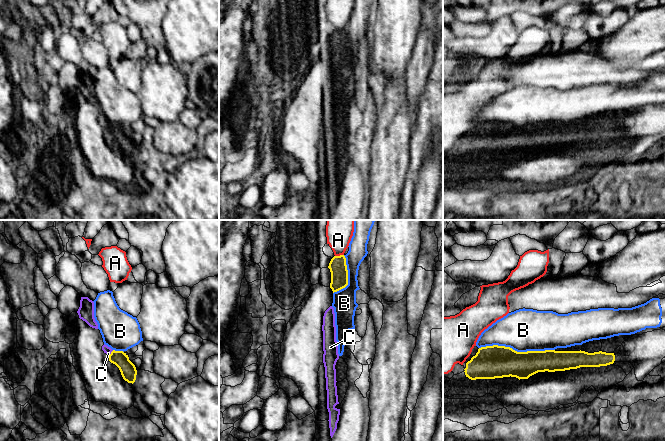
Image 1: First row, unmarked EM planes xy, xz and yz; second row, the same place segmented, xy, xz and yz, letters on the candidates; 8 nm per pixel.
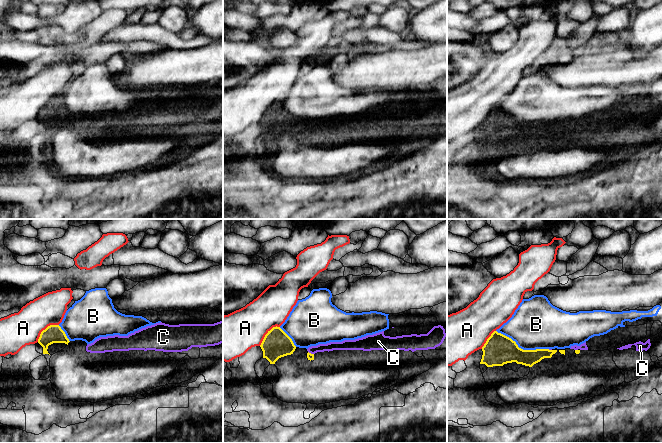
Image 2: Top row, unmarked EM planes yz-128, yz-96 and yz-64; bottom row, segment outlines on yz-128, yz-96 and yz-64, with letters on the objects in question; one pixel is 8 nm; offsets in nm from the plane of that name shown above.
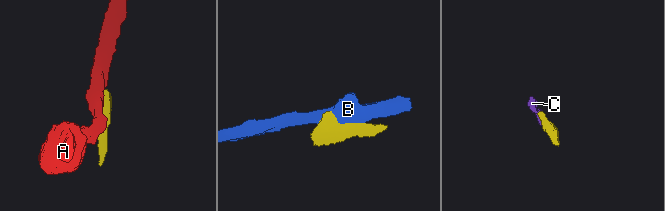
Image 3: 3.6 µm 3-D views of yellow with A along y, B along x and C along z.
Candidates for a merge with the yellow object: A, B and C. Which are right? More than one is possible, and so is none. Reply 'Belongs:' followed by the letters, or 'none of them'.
Belongs: C

